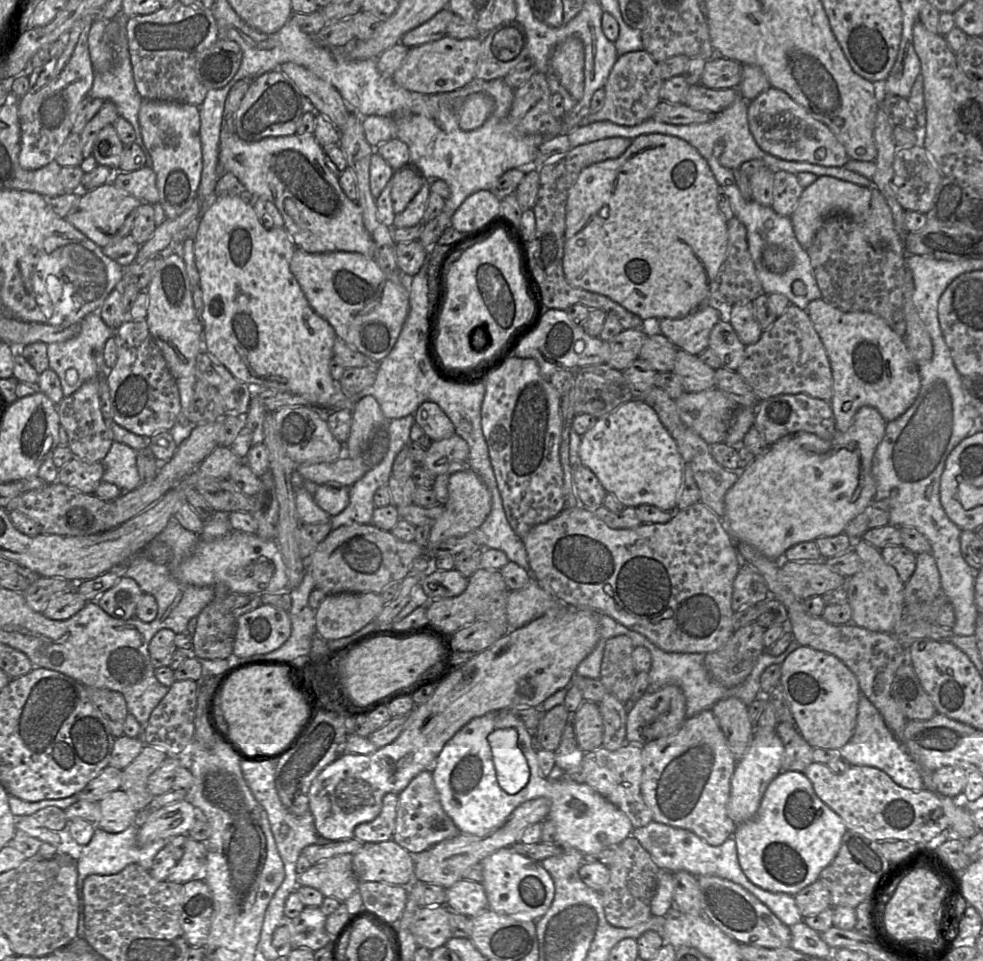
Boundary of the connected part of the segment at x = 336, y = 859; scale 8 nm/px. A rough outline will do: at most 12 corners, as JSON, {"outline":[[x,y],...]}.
{"outline":[[353,854],[322,860],[298,883],[344,902],[358,891]]}

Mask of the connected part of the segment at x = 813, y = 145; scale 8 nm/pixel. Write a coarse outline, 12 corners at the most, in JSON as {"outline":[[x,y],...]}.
{"outline":[[780,89],[748,102],[757,145],[824,167],[849,160],[836,135]]}

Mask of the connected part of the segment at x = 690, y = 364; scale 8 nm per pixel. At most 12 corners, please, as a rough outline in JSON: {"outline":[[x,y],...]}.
{"outline":[[677,350],[673,372],[685,391],[715,387],[716,371]]}

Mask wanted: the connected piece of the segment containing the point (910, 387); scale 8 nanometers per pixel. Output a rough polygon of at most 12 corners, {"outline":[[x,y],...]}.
{"outline":[[823,298],[807,313],[833,377],[837,432],[862,406],[886,422],[919,364],[880,316]]}

